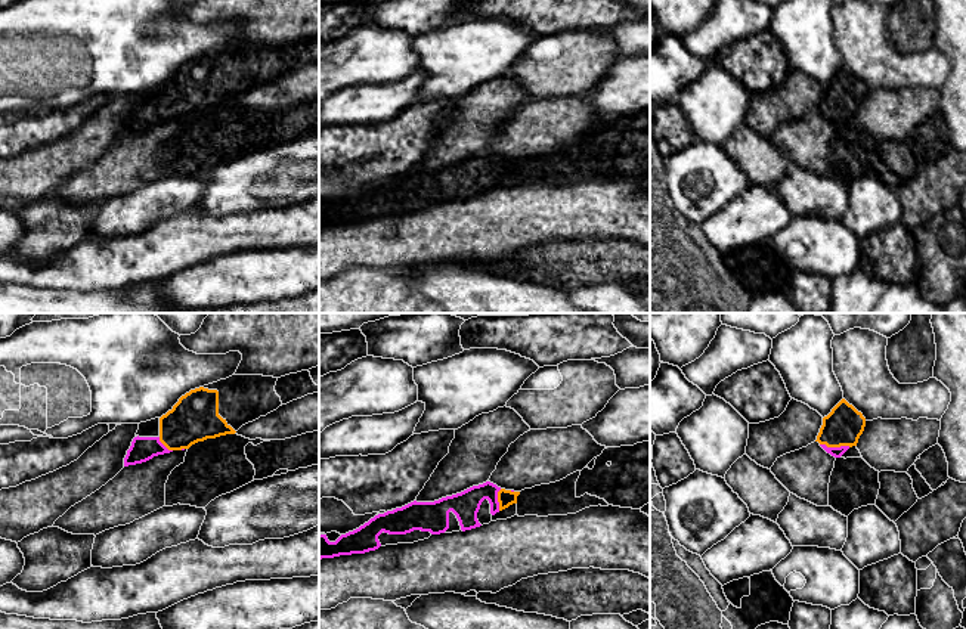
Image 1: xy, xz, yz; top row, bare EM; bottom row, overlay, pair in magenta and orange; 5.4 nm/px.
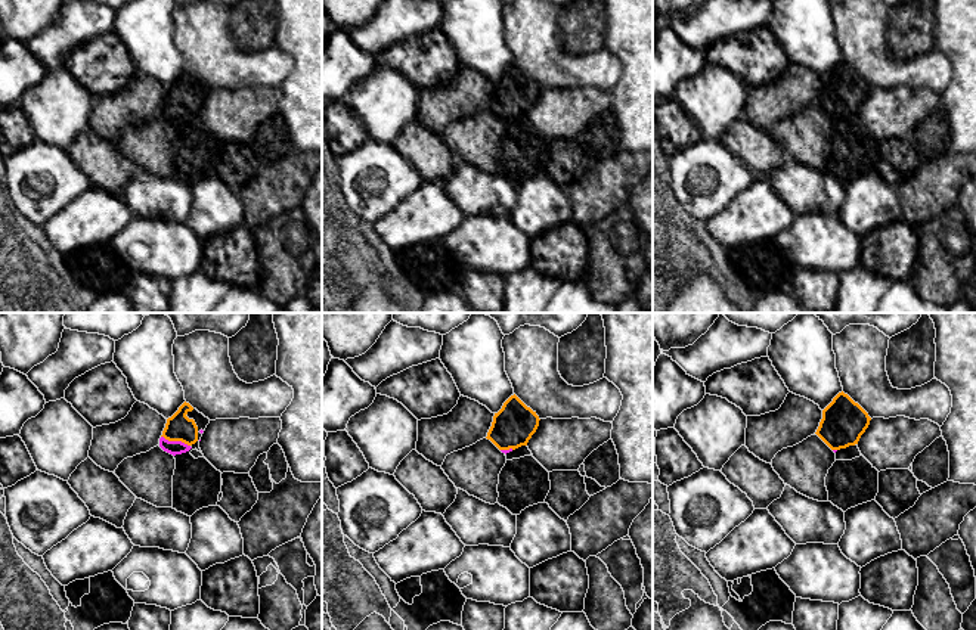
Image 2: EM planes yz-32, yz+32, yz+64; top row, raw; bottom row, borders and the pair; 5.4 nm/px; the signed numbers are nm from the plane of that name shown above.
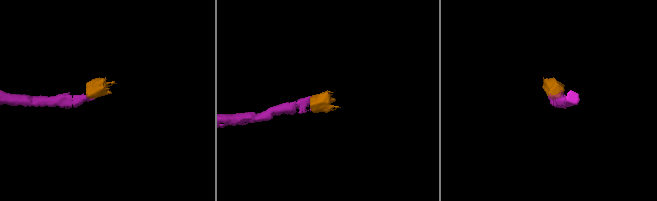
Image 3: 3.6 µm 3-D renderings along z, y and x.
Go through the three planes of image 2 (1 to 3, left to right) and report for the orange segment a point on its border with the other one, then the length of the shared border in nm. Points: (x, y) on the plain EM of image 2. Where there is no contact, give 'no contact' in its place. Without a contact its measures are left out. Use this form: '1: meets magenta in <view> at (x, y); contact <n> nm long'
1: meets magenta in yz-32 at (176, 111); contact 170 nm long
2: meets magenta in yz+32 at (507, 120); contact 70 nm long
3: meets magenta in yz+64 at (834, 120); contact 30 nm long

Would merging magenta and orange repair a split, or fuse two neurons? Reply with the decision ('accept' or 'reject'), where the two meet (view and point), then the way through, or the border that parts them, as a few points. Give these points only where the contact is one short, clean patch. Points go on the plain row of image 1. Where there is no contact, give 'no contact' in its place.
accept; contact yz (835, 117); way yz (836, 121), (835, 117), (836, 104), (844, 95)

